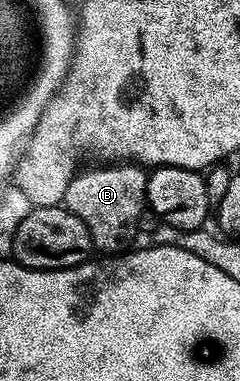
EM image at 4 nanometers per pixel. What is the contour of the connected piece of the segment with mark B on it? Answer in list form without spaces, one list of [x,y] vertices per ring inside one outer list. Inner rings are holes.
[[[100,163],[95,166],[97,169],[81,168],[76,176],[72,178],[72,182],[66,187],[64,192],[63,208],[70,210],[74,215],[78,215],[78,219],[82,219],[82,223],[86,223],[86,231],[90,231],[90,239],[92,240],[93,250],[99,251],[104,255],[119,255],[129,248],[135,242],[136,234],[140,232],[140,216],[146,211],[146,198],[148,195],[148,173],[141,166],[135,163]]]

